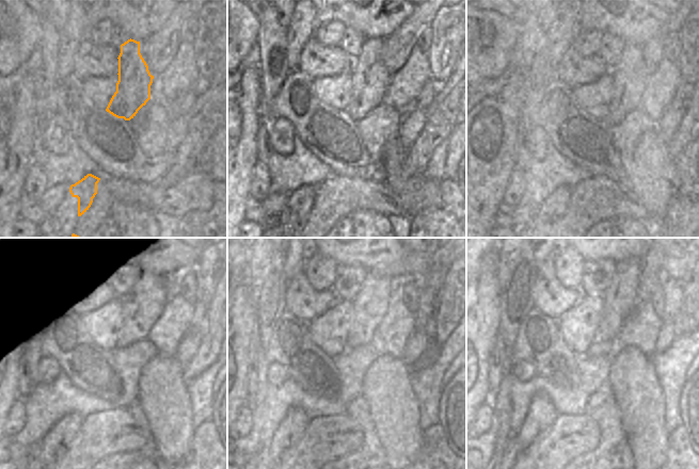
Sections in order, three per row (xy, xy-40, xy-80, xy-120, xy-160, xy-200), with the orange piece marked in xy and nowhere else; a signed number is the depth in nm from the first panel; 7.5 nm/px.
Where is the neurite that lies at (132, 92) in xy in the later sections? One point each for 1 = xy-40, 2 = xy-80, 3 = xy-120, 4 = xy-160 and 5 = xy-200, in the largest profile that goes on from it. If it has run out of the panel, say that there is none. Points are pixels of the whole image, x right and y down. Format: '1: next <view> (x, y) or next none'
1: next xy-40 (377, 78)
2: next xy-80 (626, 60)
3: next xy-120 (151, 297)
4: next xy-160 (387, 301)
5: next xy-200 (624, 302)

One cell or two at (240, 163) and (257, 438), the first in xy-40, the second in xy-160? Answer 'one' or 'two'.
two

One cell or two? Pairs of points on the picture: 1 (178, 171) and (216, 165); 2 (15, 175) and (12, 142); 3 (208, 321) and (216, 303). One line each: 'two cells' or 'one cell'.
1: two cells
2: one cell
3: one cell

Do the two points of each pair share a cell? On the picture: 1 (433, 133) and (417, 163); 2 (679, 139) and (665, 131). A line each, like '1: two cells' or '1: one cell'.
1: one cell
2: two cells

